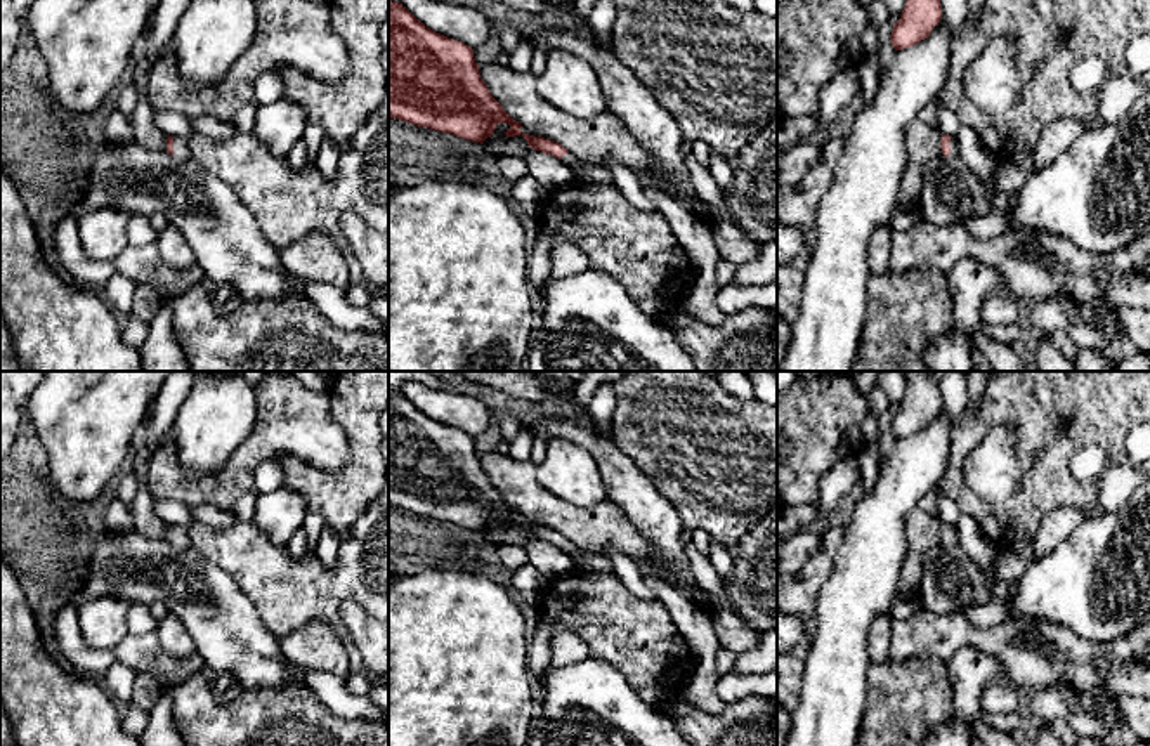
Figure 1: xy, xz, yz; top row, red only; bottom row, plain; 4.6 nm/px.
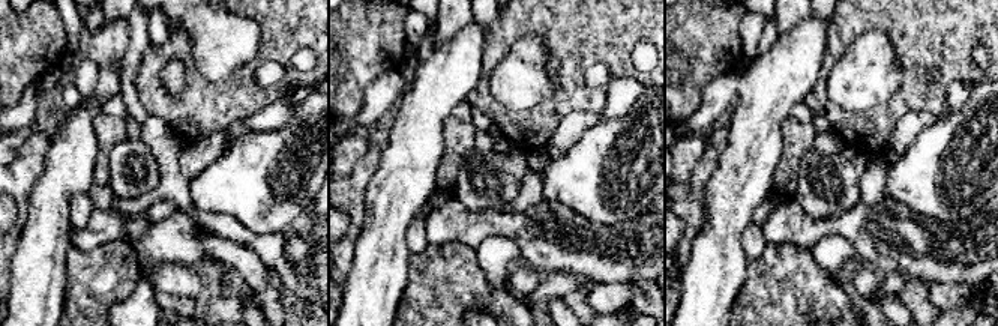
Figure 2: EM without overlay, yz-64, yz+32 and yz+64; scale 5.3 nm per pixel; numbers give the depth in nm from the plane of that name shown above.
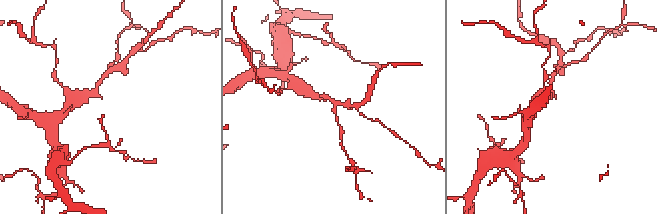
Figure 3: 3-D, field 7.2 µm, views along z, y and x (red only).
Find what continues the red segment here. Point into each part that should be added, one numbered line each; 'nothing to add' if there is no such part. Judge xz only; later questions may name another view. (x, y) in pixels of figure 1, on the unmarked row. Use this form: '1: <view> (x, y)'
1: xz (571, 549)

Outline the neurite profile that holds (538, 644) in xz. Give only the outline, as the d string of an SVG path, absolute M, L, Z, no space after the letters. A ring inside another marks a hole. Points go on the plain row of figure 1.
M538 623L533 635L527 638L529 670L543 682L548 666L552 664L550 640L553 628L546 623Z

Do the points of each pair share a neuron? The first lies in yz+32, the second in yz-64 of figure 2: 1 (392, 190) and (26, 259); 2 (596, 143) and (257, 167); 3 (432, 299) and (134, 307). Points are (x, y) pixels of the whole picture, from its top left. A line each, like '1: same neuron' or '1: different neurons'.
1: same neuron
2: same neuron
3: different neurons

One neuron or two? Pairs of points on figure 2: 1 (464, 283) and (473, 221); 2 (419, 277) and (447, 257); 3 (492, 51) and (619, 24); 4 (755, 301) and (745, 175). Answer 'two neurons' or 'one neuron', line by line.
1: two neurons
2: one neuron
3: one neuron
4: two neurons

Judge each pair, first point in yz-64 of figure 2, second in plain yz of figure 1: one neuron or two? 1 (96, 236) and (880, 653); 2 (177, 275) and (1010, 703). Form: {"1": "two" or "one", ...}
{"1": "two", "2": "one"}

